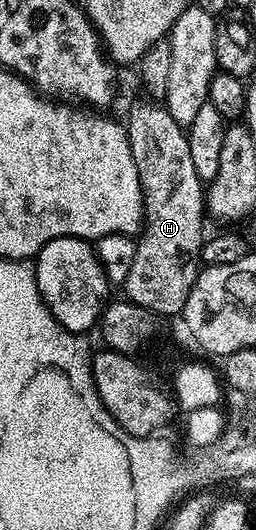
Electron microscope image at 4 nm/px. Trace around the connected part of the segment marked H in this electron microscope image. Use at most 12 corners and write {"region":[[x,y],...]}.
{"region":[[127,120],[145,223],[123,292],[165,318],[199,272],[206,186],[188,132]]}

